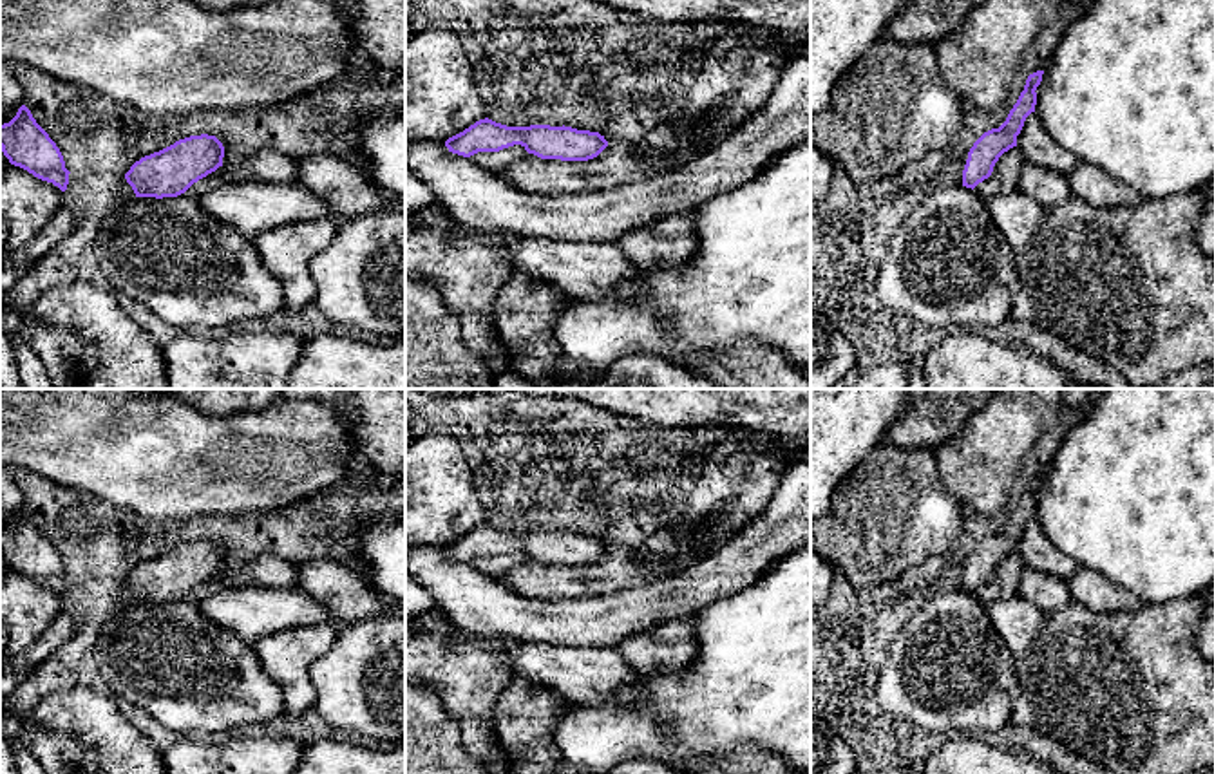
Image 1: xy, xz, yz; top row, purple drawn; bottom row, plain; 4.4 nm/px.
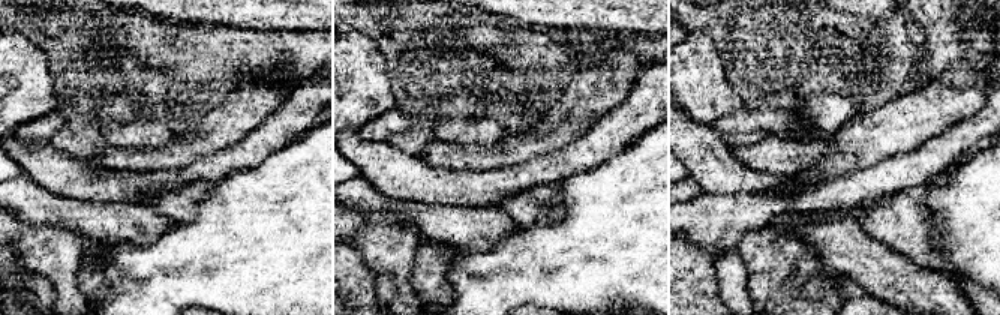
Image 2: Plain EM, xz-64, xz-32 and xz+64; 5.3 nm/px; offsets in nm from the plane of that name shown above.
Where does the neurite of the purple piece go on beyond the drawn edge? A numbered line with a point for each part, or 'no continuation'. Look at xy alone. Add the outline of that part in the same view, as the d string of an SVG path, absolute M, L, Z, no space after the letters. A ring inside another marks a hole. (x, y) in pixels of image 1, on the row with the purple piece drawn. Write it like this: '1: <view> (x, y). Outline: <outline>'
1: xy (266, 165). Outline: M273 148L257 150L248 163L241 166L219 166L215 172L194 183L185 195L201 197L223 184L255 179L262 183L295 183L299 159Z

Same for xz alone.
1: xz (614, 167). Outline: M608 145L588 161L541 159L526 152L523 159L512 163L498 177L523 192L557 195L619 188L675 166L677 163L651 163Z

